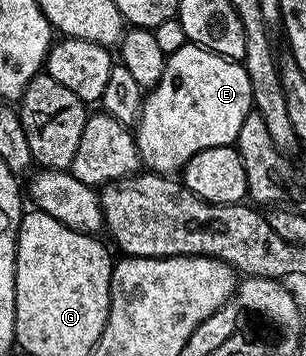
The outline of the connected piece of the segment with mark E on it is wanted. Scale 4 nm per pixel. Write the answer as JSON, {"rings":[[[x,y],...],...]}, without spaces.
{"rings":[[[194,44],[177,48],[177,52],[167,55],[167,67],[161,72],[161,80],[146,91],[143,99],[143,111],[139,113],[133,134],[142,165],[157,174],[174,175],[182,171],[183,165],[197,156],[197,152],[232,145],[237,132],[241,132],[241,124],[245,124],[245,116],[252,110],[251,85],[242,61],[222,58],[220,54]]]}

